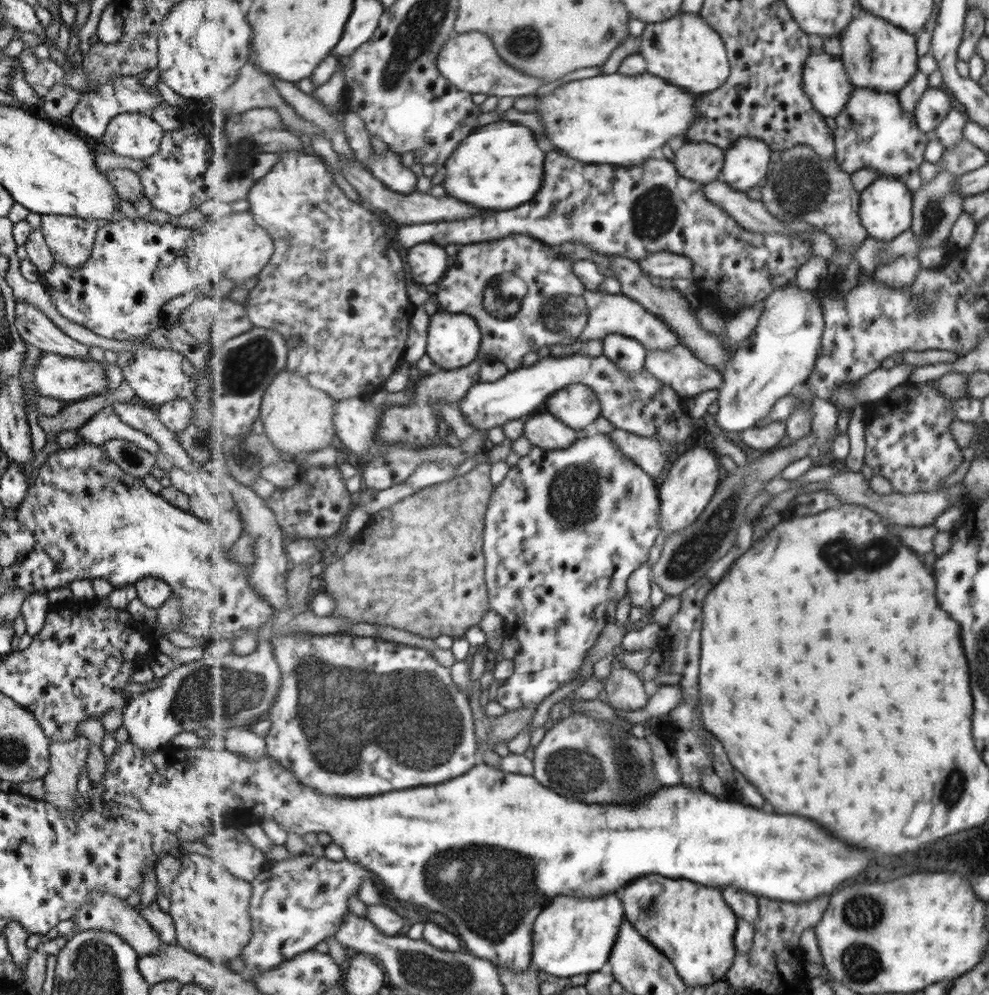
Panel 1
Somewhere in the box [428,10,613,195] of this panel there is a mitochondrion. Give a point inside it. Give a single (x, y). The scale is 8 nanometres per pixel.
(521, 44)

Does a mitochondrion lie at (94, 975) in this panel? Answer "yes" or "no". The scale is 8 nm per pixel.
yes

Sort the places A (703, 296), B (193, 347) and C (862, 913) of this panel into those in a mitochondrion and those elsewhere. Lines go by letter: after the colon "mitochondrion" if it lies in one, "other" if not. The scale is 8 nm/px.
A: other
B: other
C: mitochondrion

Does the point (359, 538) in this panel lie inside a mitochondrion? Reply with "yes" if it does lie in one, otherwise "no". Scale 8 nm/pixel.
no

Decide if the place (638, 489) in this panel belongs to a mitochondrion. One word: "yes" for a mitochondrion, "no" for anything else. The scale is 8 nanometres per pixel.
no

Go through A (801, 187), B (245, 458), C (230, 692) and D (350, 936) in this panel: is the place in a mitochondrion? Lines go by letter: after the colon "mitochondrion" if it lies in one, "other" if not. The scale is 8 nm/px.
A: mitochondrion
B: mitochondrion
C: mitochondrion
D: other

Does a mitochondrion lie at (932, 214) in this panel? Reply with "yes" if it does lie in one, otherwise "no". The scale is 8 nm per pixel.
yes

